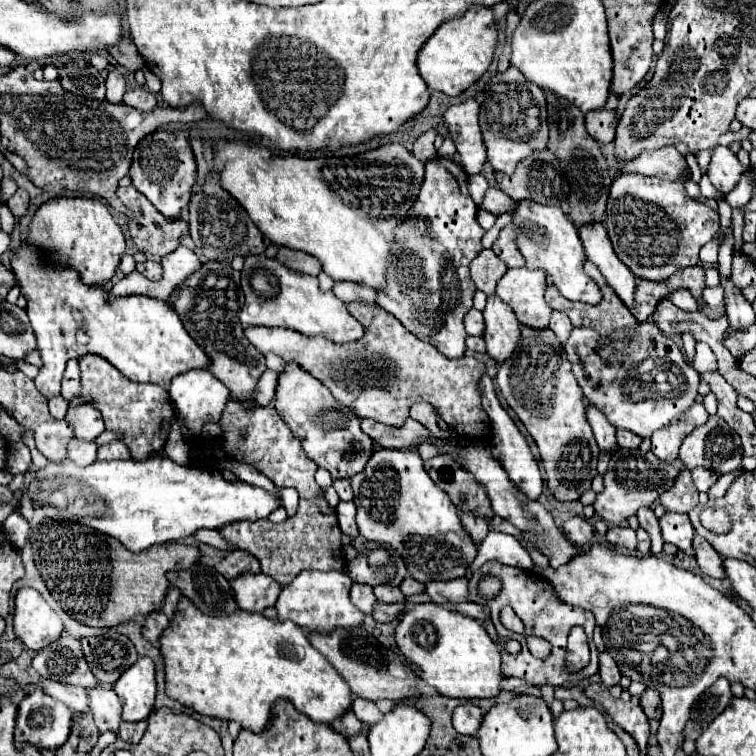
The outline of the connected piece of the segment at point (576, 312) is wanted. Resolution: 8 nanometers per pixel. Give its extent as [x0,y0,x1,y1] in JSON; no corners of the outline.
[546,261,638,335]

